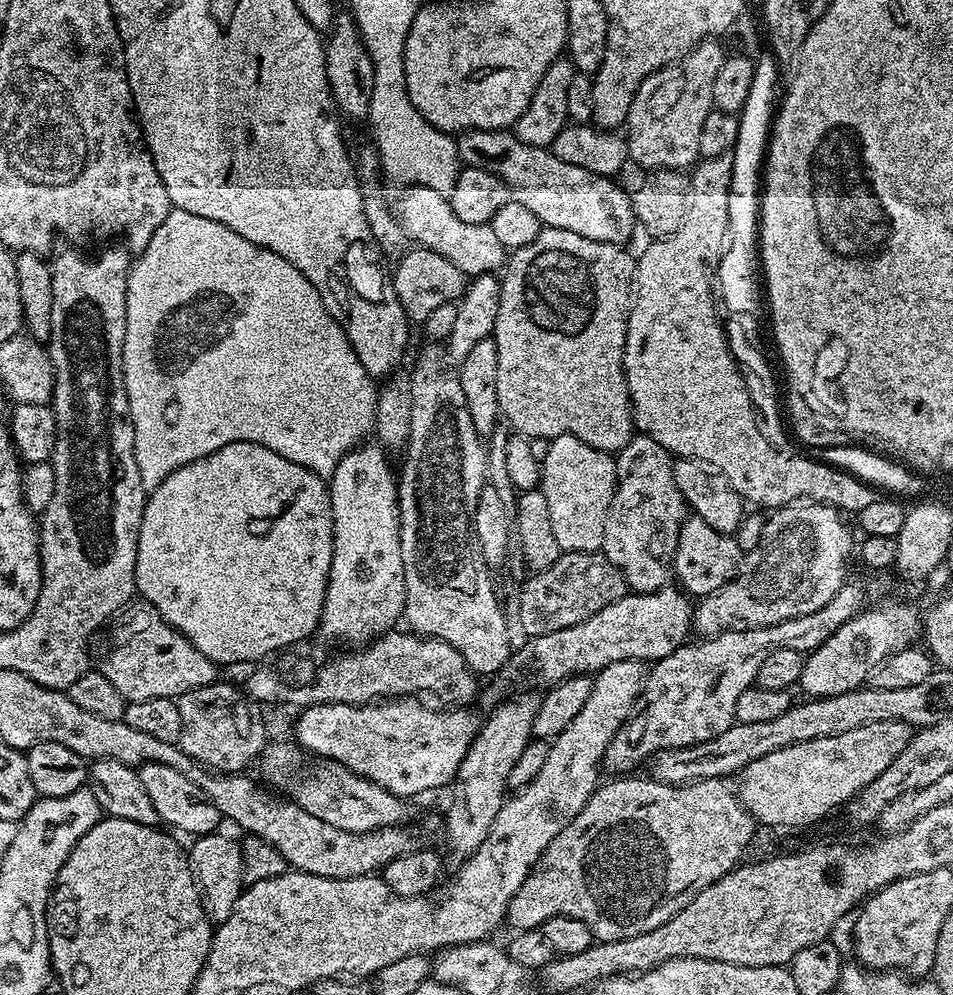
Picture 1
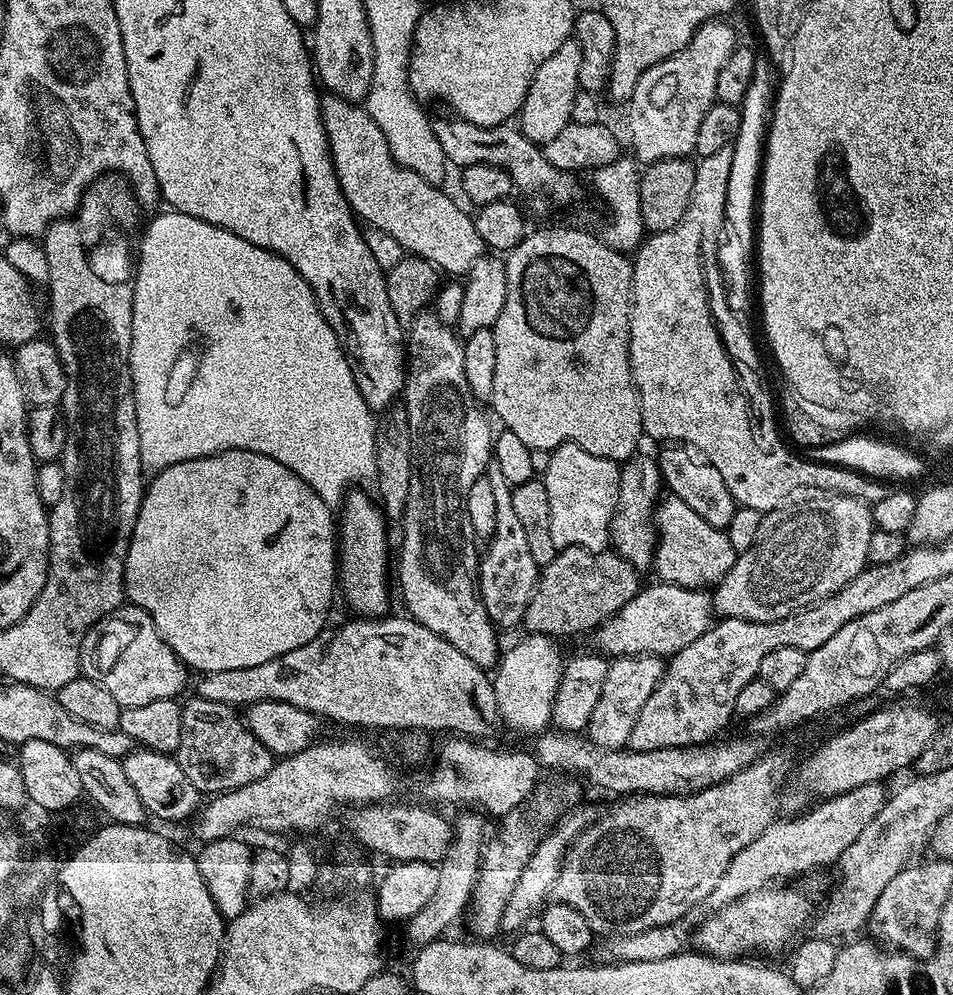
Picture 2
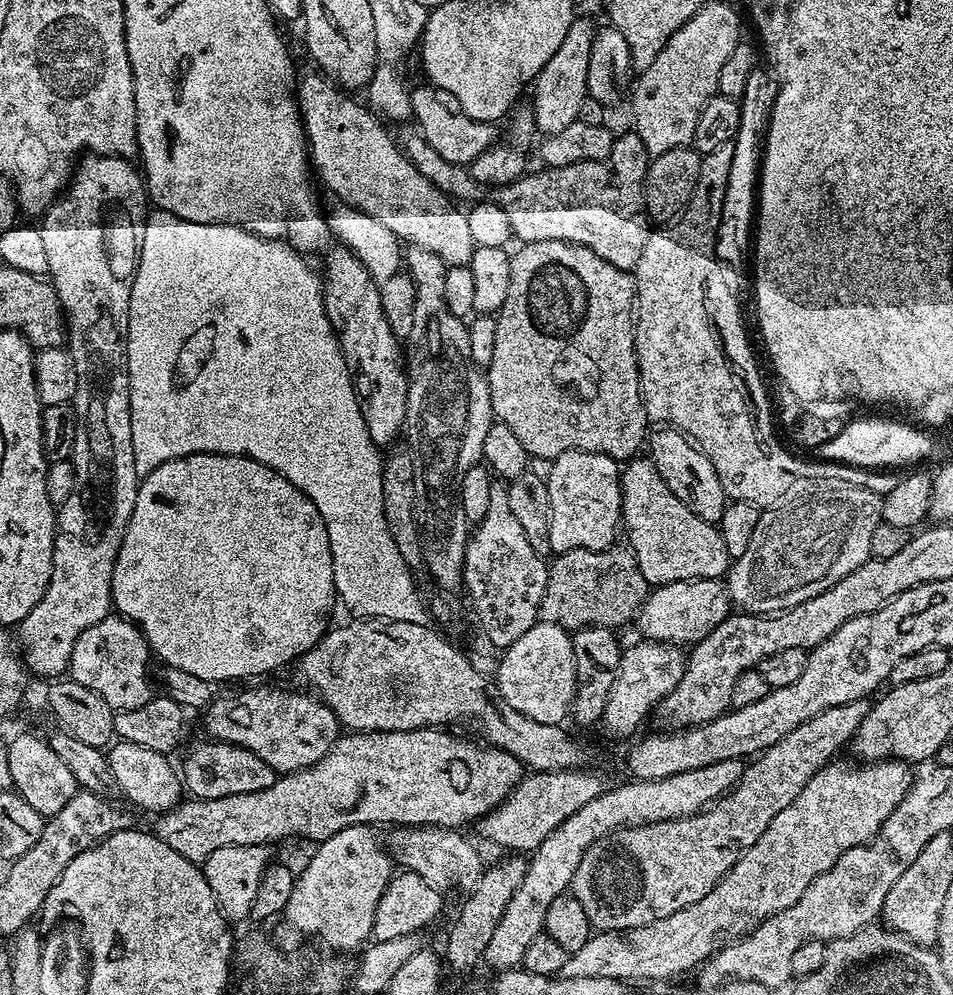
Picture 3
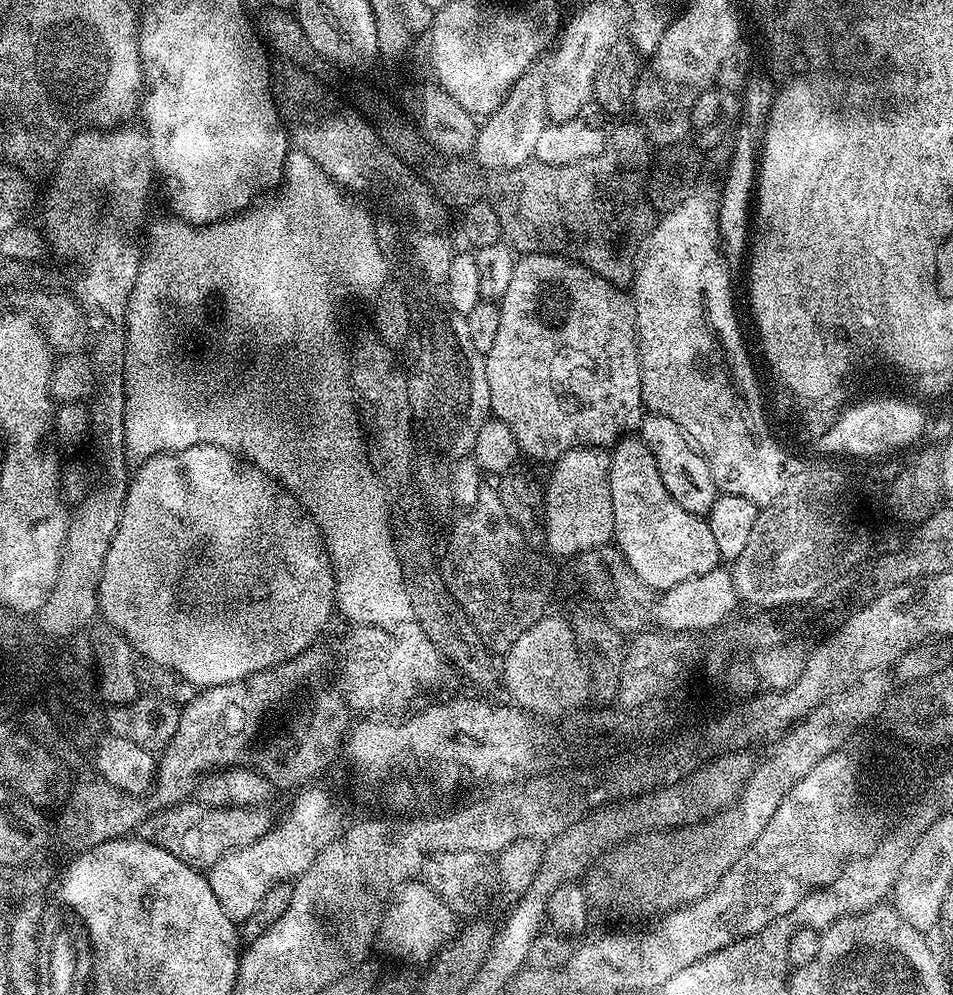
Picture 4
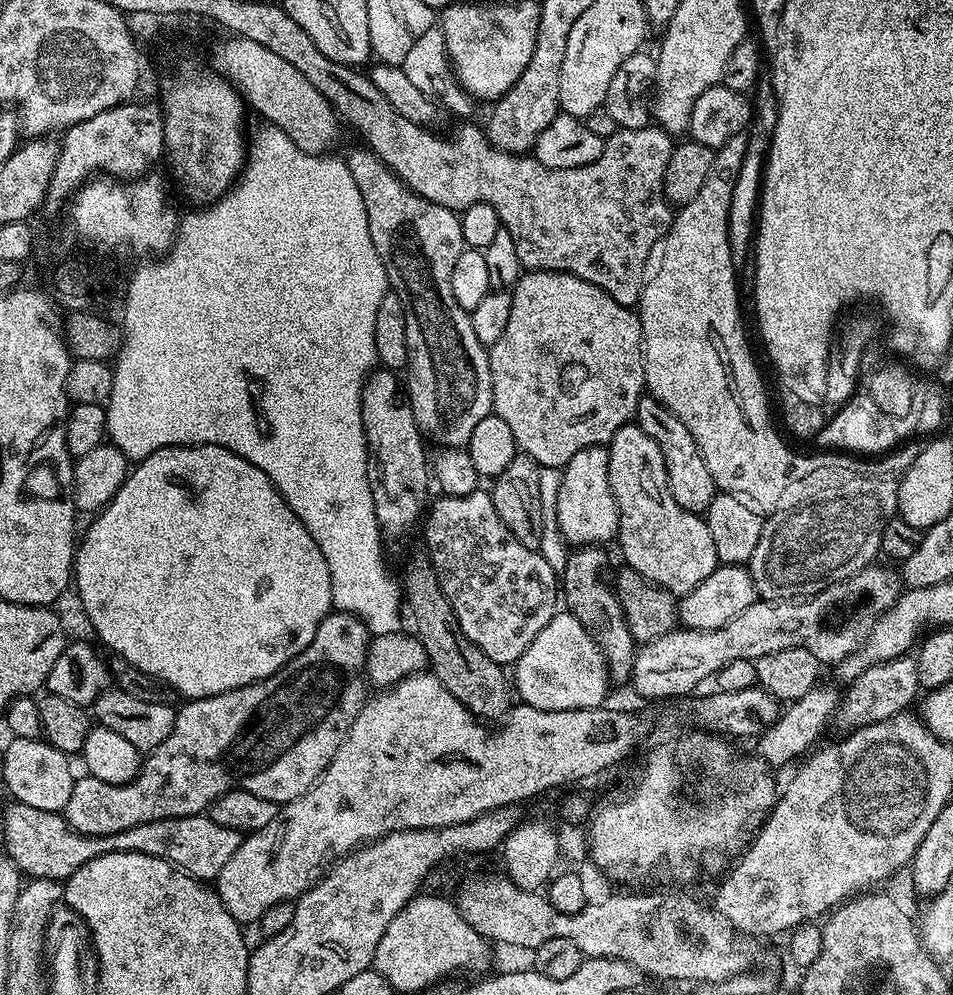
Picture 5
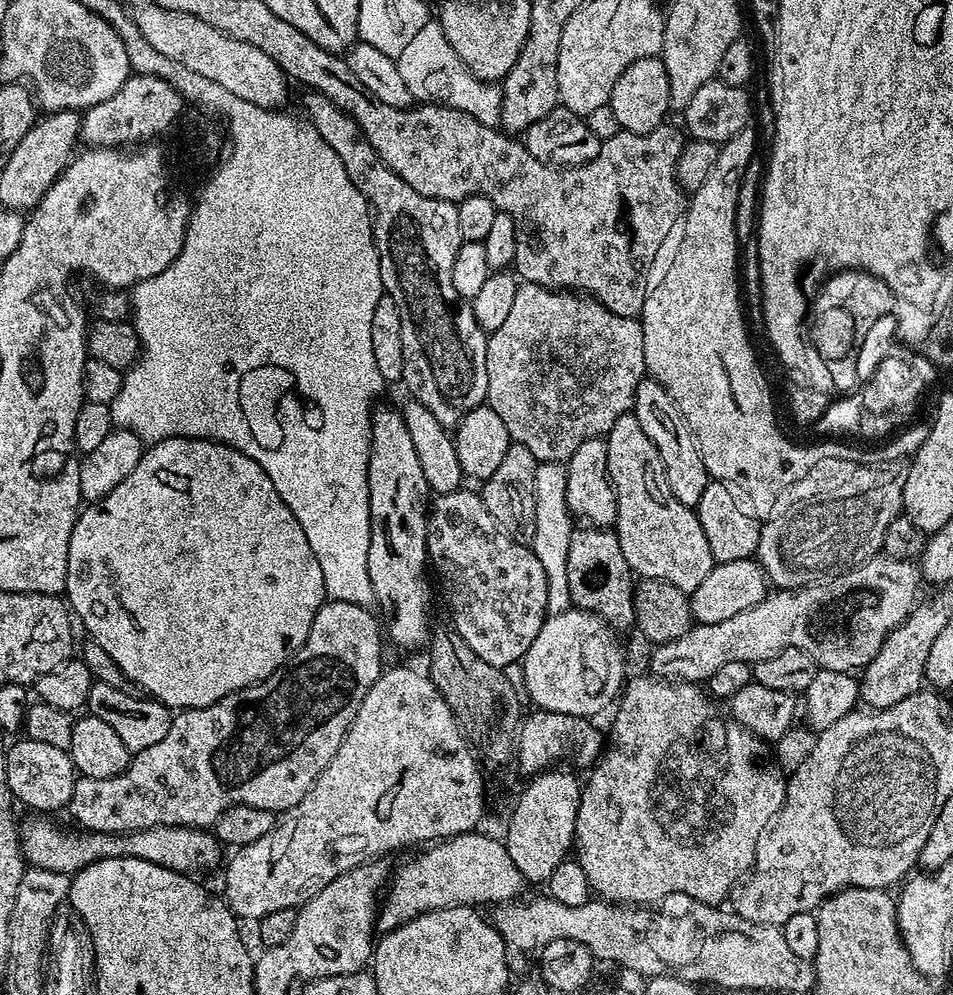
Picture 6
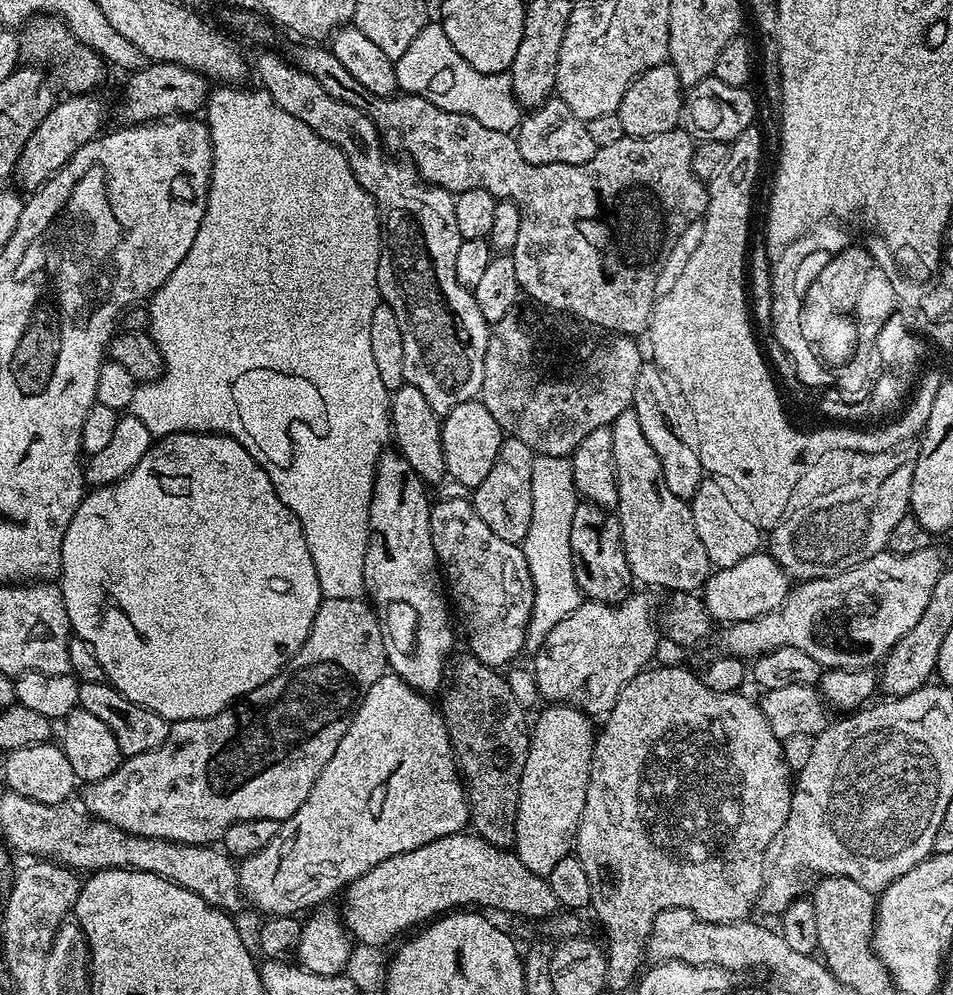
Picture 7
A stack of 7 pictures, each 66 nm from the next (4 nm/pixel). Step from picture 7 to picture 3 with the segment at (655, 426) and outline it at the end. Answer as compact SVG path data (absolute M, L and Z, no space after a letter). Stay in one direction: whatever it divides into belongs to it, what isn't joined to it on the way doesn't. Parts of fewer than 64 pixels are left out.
M660 426L647 437L646 456L658 470L658 474L670 486L670 490L698 518L719 525L724 508L730 502L722 490L722 482L718 482L718 474L714 470L712 460L683 432L671 426Z

